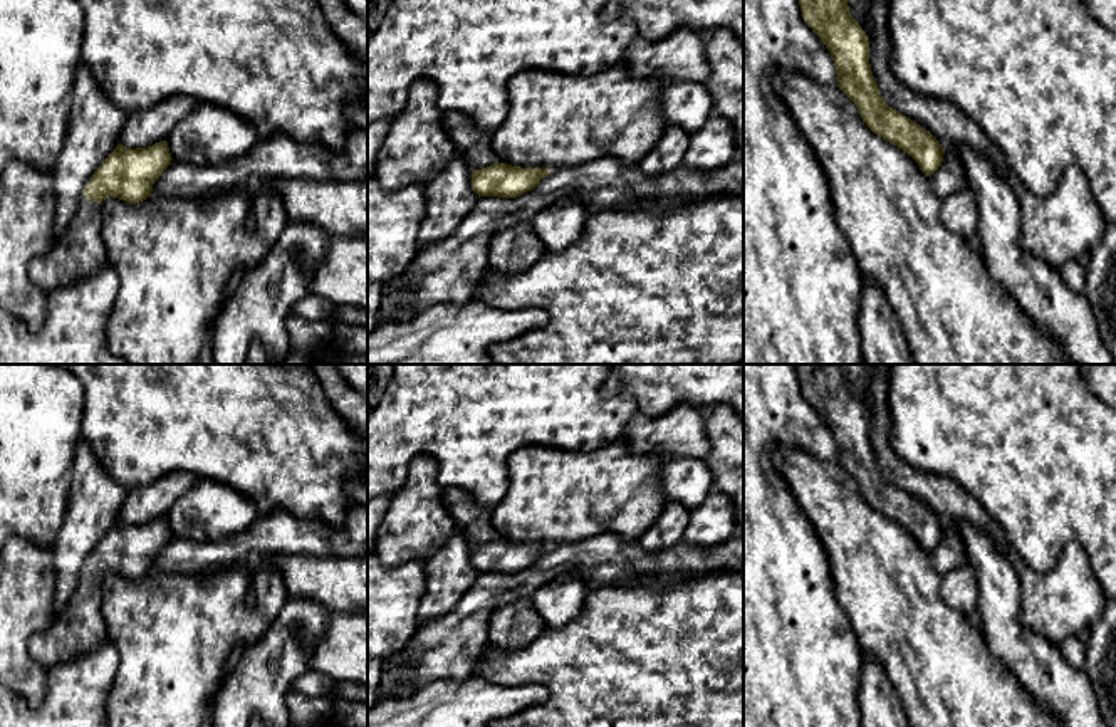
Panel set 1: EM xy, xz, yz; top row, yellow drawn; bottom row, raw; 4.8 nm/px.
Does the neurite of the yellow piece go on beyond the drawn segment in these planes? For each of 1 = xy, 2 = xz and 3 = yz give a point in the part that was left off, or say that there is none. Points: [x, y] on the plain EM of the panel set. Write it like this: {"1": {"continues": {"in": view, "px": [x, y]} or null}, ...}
{"1": {"continues": null}, "2": {"continues": null}, "3": {"continues": null}}

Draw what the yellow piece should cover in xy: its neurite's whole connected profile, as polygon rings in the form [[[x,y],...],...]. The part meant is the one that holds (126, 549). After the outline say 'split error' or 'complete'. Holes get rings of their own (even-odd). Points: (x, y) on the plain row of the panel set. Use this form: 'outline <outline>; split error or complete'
outline [[[166,517],[136,526],[117,520],[86,561],[84,573],[96,579],[112,573],[136,581],[151,571],[171,537]]]; complete

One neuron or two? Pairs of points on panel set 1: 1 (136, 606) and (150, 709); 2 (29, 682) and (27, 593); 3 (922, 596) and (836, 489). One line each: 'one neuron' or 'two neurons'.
1: one neuron
2: one neuron
3: one neuron

